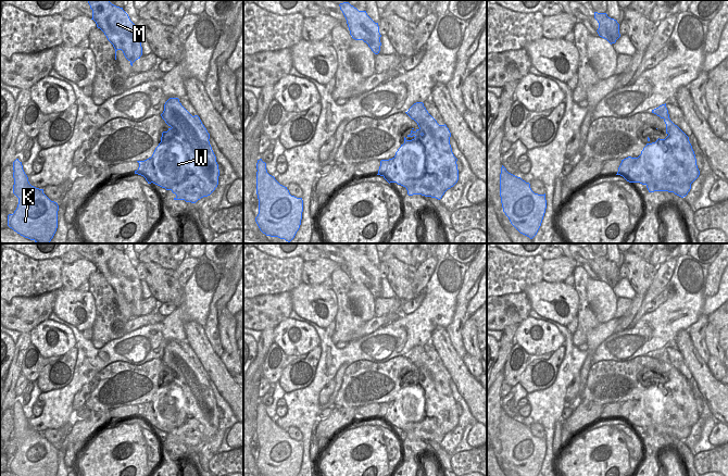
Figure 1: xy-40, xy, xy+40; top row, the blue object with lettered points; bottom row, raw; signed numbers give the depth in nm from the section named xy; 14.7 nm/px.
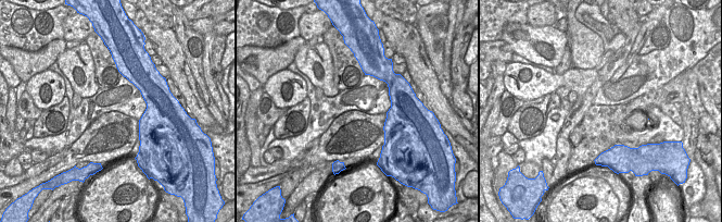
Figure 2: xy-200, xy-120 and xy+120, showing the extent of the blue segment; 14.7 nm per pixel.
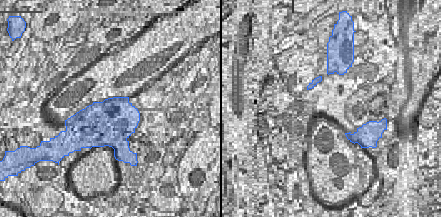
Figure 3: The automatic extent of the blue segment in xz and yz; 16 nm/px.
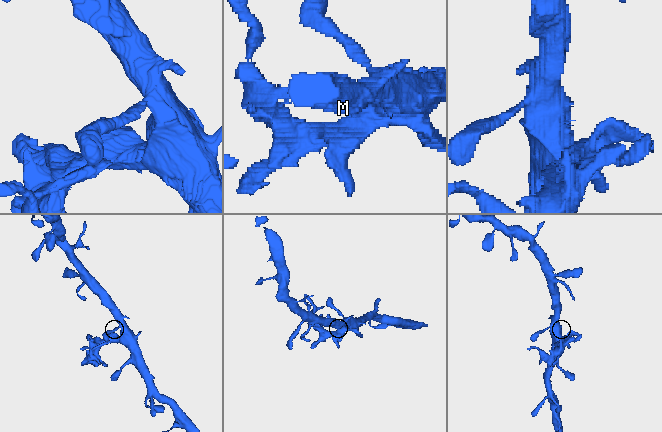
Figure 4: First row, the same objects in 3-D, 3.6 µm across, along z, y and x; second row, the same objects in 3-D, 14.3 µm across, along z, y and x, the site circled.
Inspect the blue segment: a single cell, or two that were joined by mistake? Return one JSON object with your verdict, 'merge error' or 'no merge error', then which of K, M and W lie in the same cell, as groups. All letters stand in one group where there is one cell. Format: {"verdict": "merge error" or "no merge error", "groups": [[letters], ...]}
{"verdict": "merge error", "groups": [["K"], ["M", "W"]]}

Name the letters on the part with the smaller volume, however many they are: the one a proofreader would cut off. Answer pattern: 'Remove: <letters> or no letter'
Remove: K.

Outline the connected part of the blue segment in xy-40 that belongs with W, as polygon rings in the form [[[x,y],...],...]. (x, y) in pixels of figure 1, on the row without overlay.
[[[170,341],[164,348],[162,362],[170,369],[162,376],[161,386],[151,401],[145,403],[146,410],[141,419],[148,427],[155,427],[176,438],[174,443],[196,447],[210,439],[218,428],[219,413],[216,400],[210,388],[210,377],[198,359],[192,360],[179,346]]]

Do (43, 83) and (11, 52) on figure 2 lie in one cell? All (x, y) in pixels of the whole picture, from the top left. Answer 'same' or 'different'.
different

